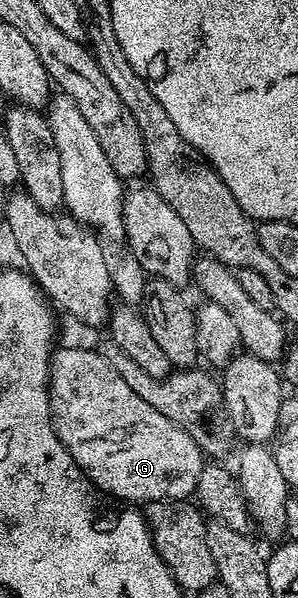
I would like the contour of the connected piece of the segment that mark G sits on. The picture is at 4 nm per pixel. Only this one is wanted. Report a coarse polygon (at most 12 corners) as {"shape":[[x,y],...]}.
{"shape":[[97,349],[49,362],[55,431],[121,503],[196,494],[201,449]]}

